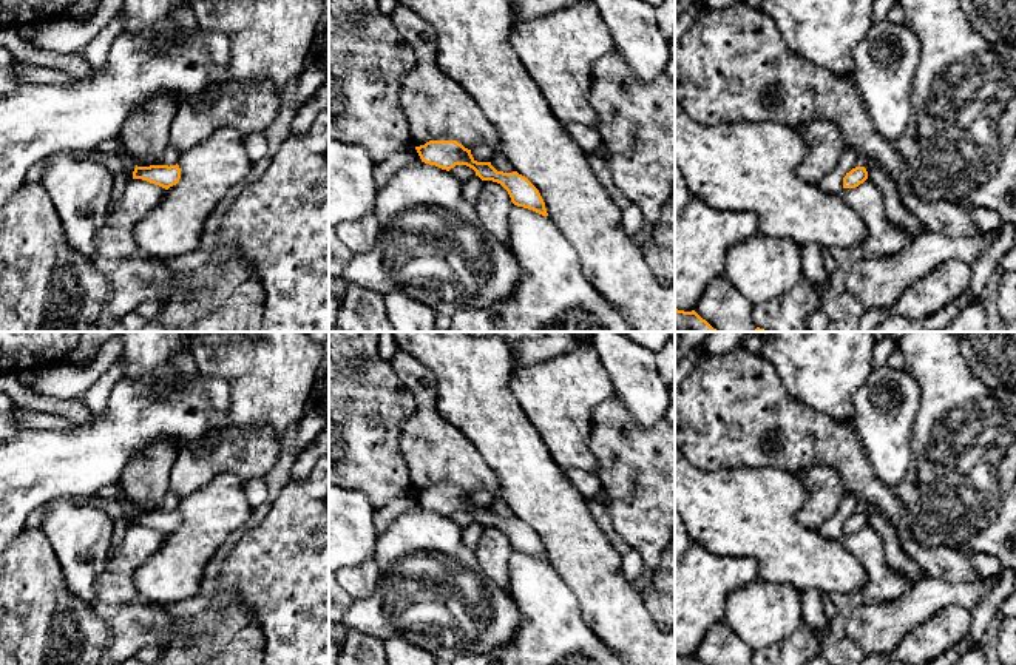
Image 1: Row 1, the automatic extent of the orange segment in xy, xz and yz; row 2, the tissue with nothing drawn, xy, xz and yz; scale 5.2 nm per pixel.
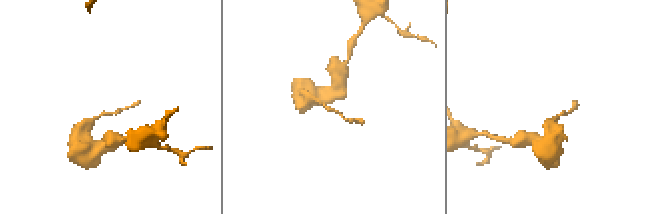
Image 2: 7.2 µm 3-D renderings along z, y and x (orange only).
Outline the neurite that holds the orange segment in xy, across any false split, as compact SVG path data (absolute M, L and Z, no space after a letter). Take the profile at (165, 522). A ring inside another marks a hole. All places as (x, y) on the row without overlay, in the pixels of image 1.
M150 511L150 512L137 512L133 517L133 525L142 525L150 529L159 531L165 535L176 531L181 525L179 511Z

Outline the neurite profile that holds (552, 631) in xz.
M513 549L508 576L508 594L519 609L517 634L503 648L465 654L451 665L627 665L588 628L576 596L548 562Z

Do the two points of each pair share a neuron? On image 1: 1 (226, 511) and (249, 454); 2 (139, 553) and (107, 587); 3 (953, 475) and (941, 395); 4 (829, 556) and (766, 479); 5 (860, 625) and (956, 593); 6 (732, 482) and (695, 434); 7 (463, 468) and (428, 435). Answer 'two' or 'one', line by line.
1: two
2: one
3: one
4: one
5: one
6: two
7: one

